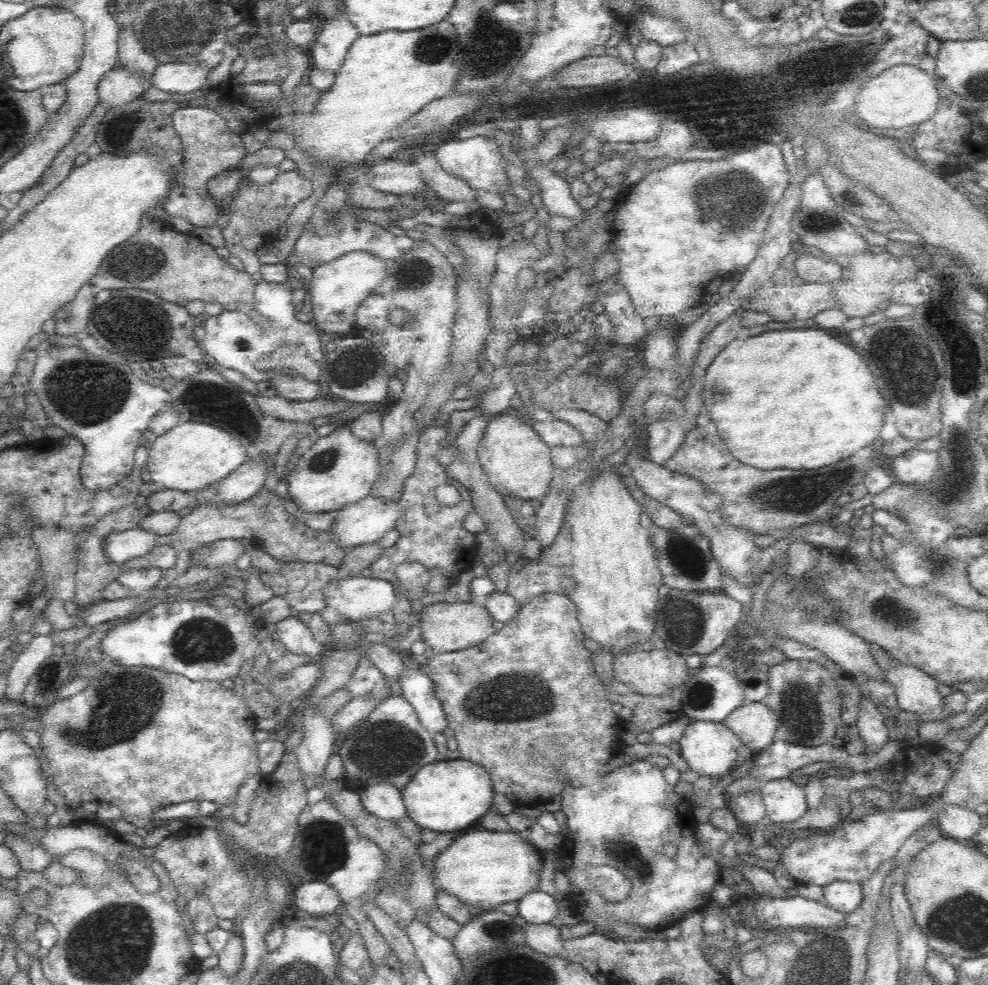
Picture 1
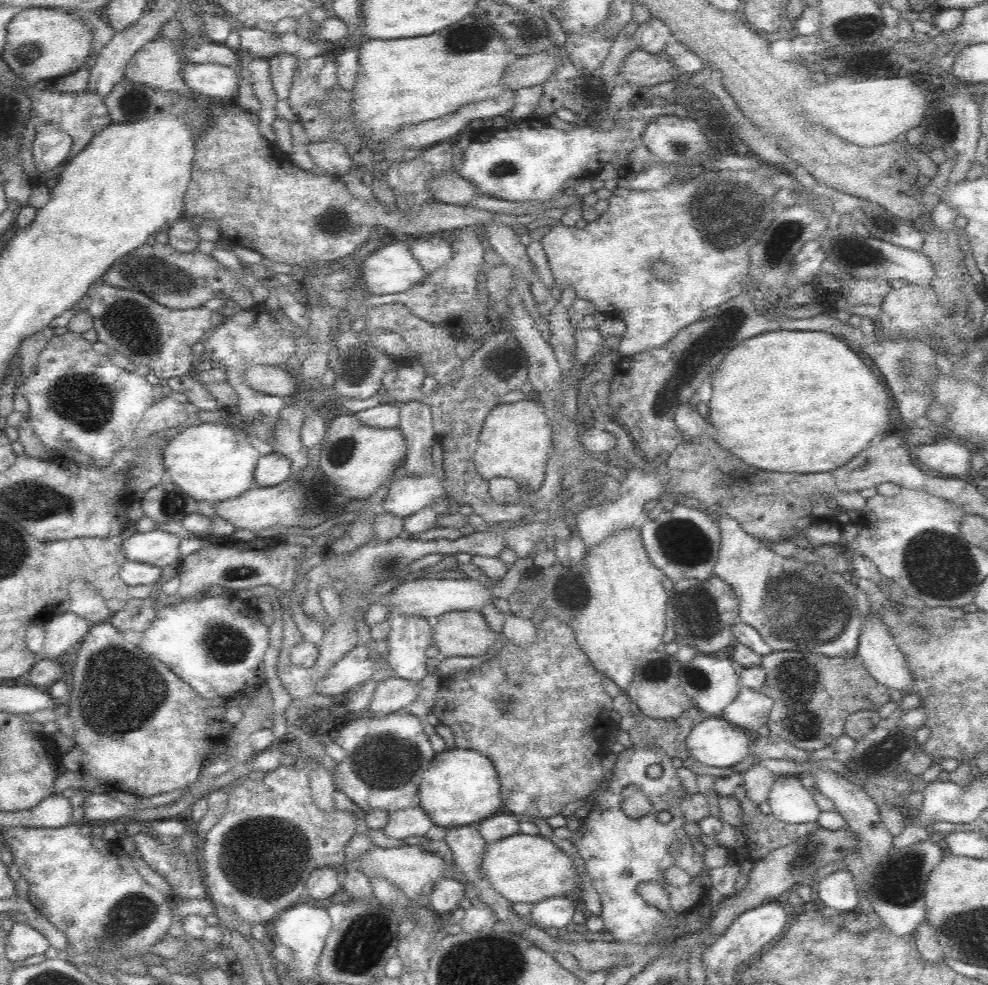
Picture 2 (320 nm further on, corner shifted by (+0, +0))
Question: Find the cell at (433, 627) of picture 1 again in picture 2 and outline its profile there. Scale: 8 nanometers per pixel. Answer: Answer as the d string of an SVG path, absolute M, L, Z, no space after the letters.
M476 610L453 611L440 616L433 624L432 644L444 656L488 656L488 649L494 641L495 632L487 626L484 616Z

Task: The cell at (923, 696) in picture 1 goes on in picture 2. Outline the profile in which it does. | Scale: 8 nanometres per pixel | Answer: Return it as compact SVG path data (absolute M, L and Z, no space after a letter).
M874 614L867 616L859 636L856 655L861 659L868 672L888 689L898 690L902 694L910 693L914 684L908 661L894 642L892 633Z

